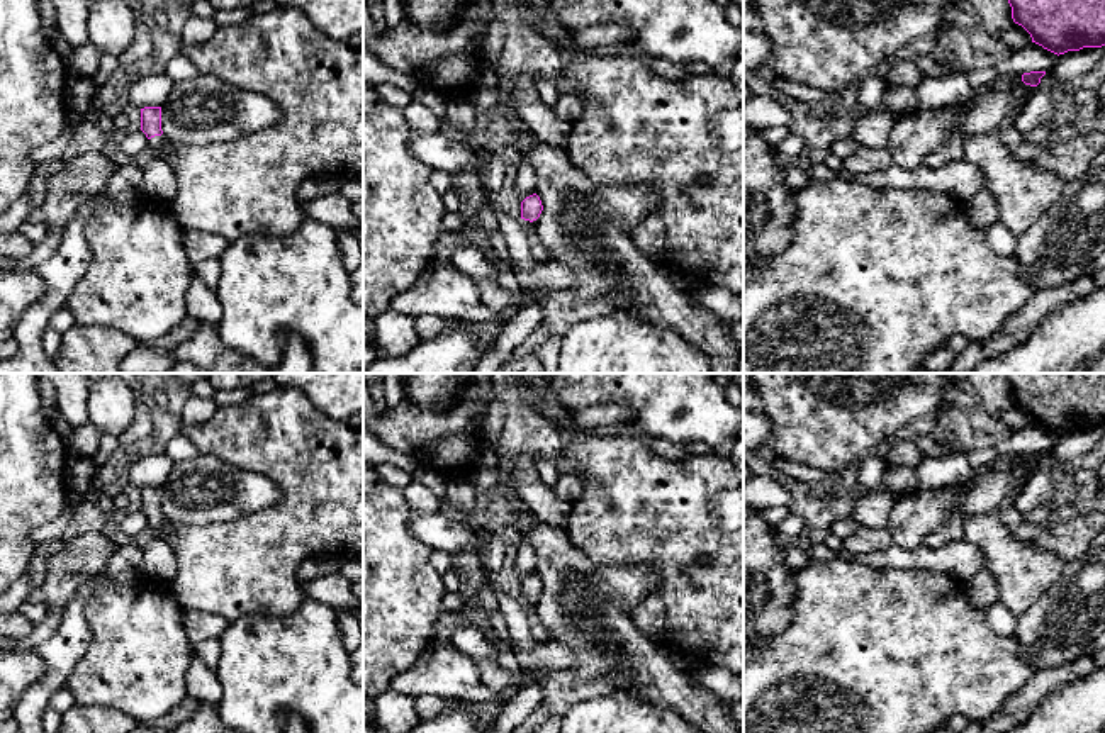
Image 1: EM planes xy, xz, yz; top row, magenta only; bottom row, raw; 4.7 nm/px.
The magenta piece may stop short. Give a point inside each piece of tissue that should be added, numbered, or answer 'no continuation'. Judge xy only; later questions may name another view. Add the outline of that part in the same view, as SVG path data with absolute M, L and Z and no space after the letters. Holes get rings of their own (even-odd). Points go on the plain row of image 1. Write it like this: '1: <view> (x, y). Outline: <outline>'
1: xy (157, 526). Outline: M161 514L161 516L154 516L151 519L148 519L148 531L154 536L154 538L163 538L166 536L166 523L168 519Z

